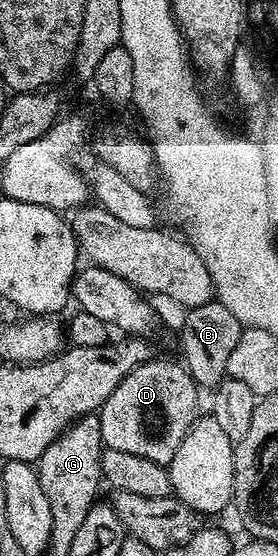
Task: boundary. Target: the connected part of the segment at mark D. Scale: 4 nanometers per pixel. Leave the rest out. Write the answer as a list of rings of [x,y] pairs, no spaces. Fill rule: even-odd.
[[[153,358],[140,364],[118,382],[114,394],[100,407],[100,433],[105,448],[126,450],[126,454],[138,454],[138,458],[150,458],[150,462],[167,466],[198,418],[196,391],[198,385],[183,363]]]

